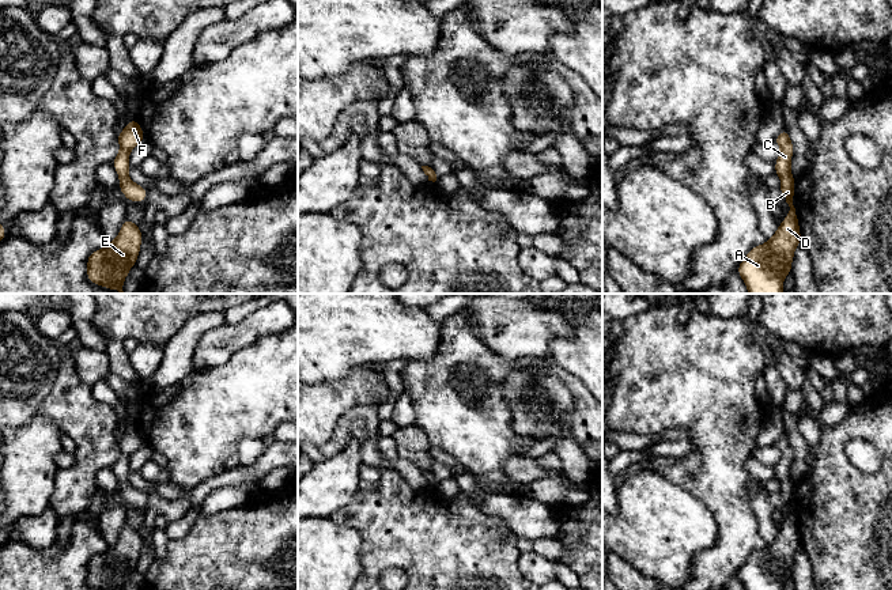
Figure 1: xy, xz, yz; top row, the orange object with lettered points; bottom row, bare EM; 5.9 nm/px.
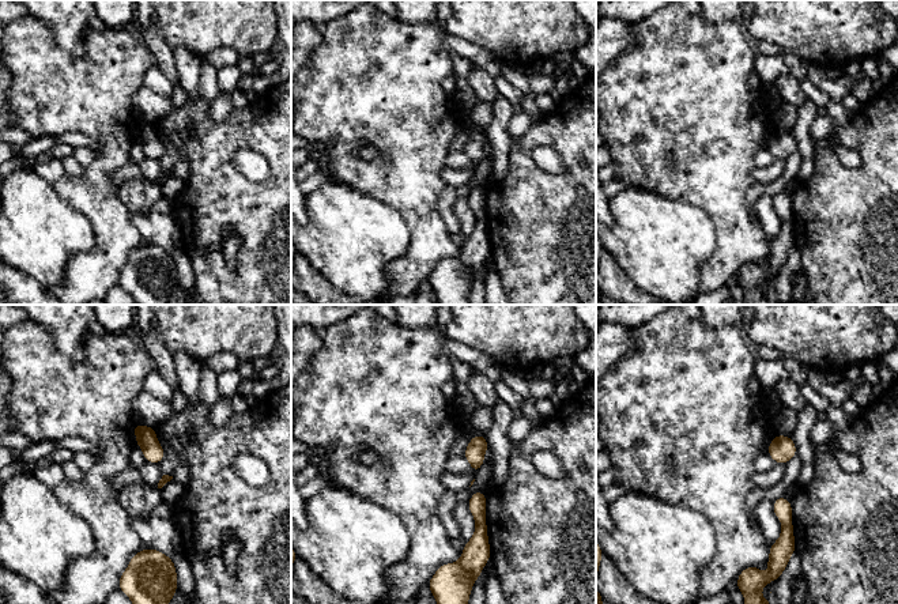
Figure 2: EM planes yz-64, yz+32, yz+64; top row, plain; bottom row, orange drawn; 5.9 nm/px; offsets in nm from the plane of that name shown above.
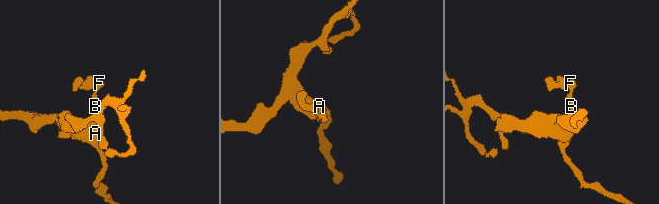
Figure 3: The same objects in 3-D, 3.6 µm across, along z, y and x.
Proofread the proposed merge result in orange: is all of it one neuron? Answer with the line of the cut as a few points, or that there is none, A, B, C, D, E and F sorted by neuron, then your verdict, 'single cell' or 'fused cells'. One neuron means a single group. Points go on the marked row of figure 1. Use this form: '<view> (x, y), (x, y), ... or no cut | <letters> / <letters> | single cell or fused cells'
no cut | A B C D E F | single cell

